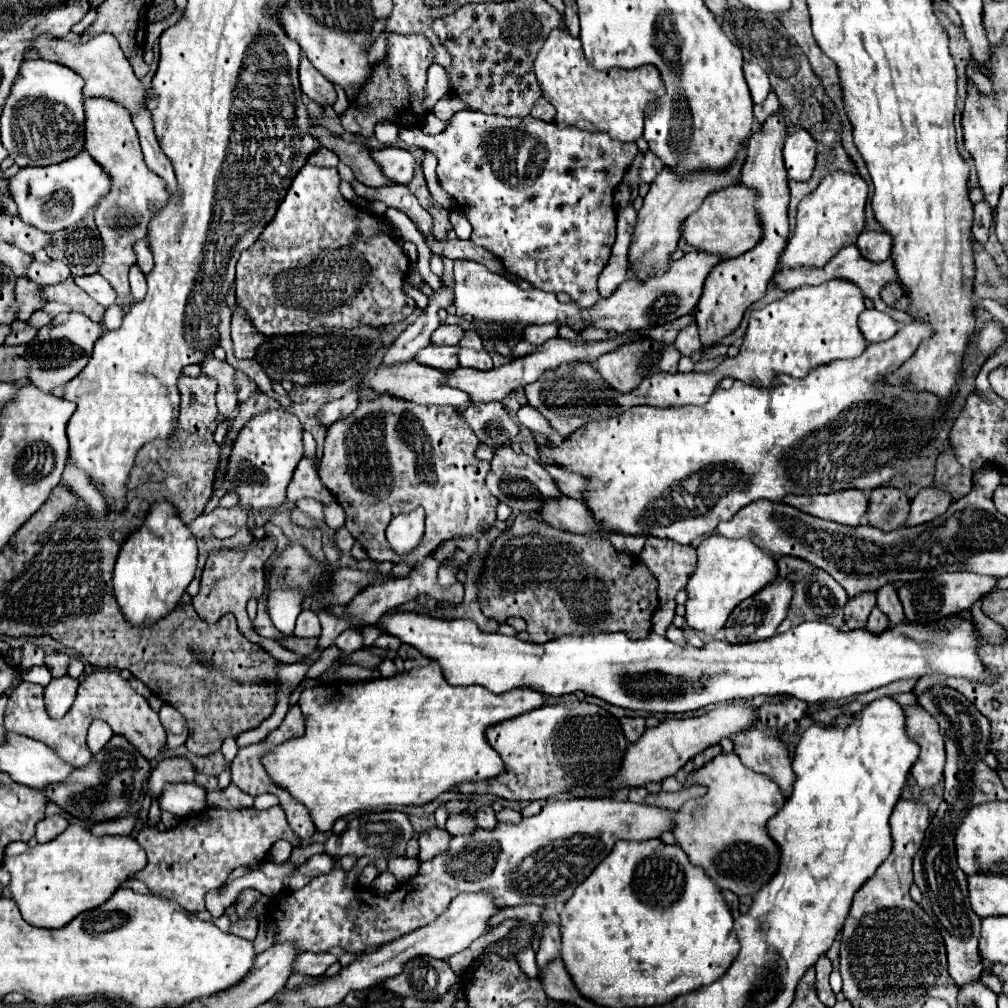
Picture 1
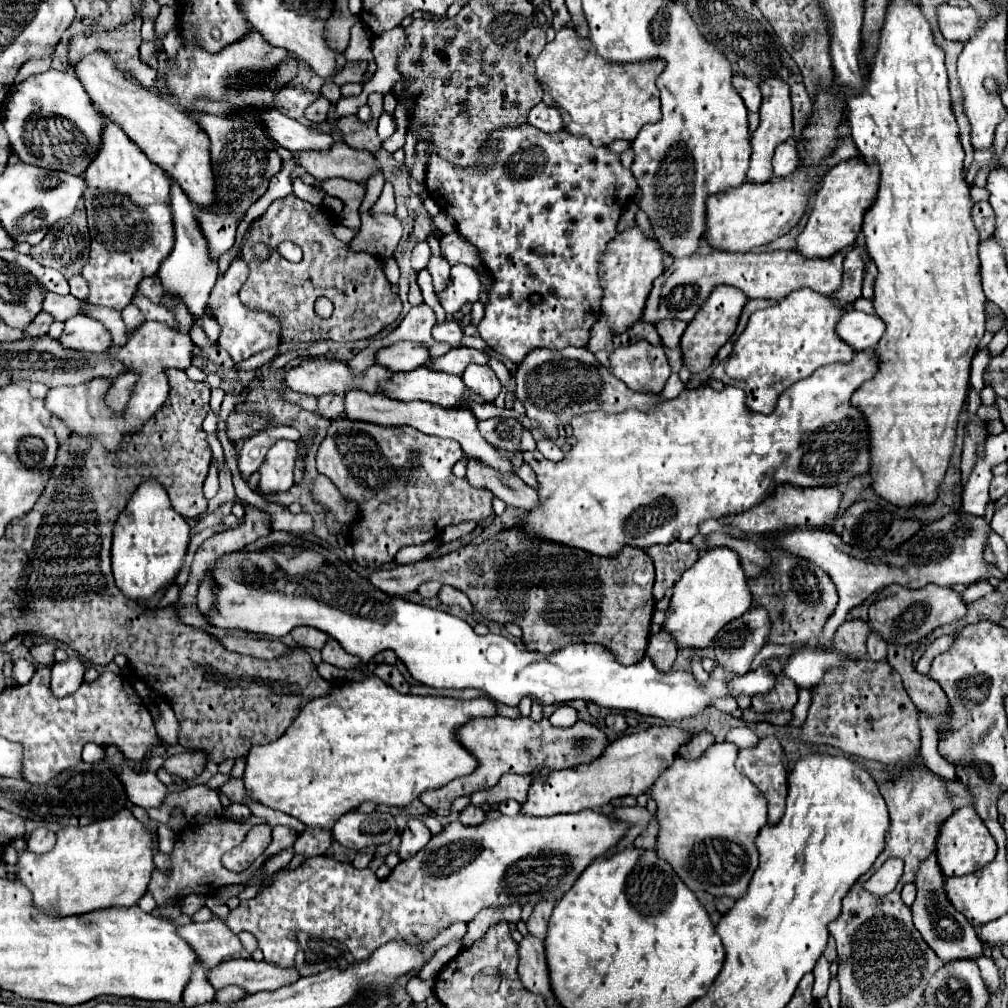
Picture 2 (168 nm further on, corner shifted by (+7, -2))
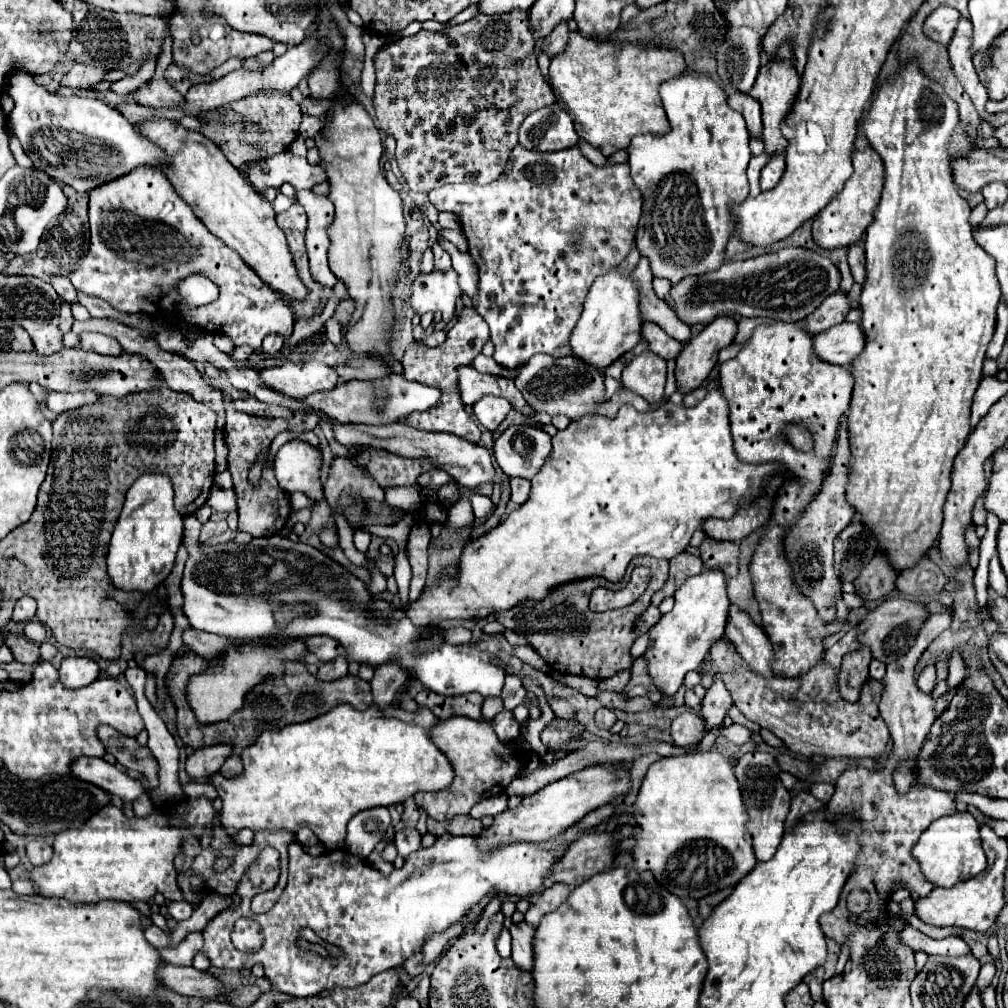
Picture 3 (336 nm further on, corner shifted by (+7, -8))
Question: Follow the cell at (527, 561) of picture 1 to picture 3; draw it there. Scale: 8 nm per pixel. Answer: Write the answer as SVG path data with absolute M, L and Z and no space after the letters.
M637 558L633 560L633 564L635 562L651 570L651 582L647 590L641 594L641 598L637 598L633 604L625 608L615 608L607 612L591 612L589 594L597 586L615 586L615 584L607 582L601 576L589 576L589 578L565 582L565 584L551 588L551 592L543 600L523 600L509 610L499 610L495 612L495 620L501 622L505 628L515 630L519 636L523 636L527 644L533 646L543 656L543 660L557 672L603 680L619 672L631 670L633 666L631 646L637 638L635 622L649 608L651 596L659 588L663 588L667 580L667 572L669 572L667 560Z

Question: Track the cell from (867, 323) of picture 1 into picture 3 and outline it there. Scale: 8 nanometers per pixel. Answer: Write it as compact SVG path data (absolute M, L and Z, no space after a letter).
M843 322L817 334L815 352L819 352L819 356L829 360L831 364L851 366L851 362L863 352L865 342L867 338L861 324Z

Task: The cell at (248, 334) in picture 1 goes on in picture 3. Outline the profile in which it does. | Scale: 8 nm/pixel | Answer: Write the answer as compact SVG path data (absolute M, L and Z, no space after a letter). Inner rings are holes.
M137 166L135 170L109 180L89 192L89 228L91 228L91 246L81 266L69 274L73 286L87 294L107 300L113 308L127 314L147 314L153 320L177 320L177 314L183 314L197 328L213 334L225 334L235 346L249 346L253 352L261 350L261 342L267 334L279 334L287 338L293 332L293 312L271 296L271 288L237 256L233 248L223 244L213 236L193 210L183 202L183 198L173 190L167 176L153 166ZM191 272L207 272L211 280L219 286L219 298L213 304L207 304L197 310L185 310L179 304L175 284L189 276Z

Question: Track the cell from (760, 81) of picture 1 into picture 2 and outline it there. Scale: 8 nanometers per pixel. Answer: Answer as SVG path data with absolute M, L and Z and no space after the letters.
M735 74L733 76L733 88L739 92L739 96L743 98L749 112L759 110L759 106L761 106L761 90L759 90L759 86L755 82L751 82L749 78L745 78L741 74Z

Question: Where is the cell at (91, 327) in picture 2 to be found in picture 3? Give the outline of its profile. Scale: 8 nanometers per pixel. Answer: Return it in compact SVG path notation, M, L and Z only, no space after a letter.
M83 332L81 336L81 348L97 354L109 354L109 356L119 356L123 354L123 348L119 348L119 342L111 336L99 334L99 332Z

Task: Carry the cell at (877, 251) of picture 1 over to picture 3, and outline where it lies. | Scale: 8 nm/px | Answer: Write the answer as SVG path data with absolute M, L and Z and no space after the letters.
M837 290L833 294L829 294L823 300L823 304L805 318L805 326L809 332L819 334L819 332L823 332L835 324L845 322L845 316L851 308L853 308L851 296L843 290Z

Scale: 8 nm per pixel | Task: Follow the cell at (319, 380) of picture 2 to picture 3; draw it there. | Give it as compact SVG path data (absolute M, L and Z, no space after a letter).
M315 360L285 362L281 366L263 368L261 378L269 388L293 398L307 398L315 392L329 392L339 382L335 368Z

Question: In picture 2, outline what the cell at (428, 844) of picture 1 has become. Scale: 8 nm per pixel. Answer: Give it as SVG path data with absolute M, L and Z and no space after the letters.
M411 818L401 834L401 844L397 848L397 854L405 860L411 858L415 852L419 852L427 842L431 840L431 832L419 818Z

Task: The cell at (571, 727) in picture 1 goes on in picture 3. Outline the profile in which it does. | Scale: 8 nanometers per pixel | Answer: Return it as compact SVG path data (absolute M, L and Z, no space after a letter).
M453 716L443 720L431 730L431 738L437 748L451 760L455 768L455 780L447 790L441 792L417 792L417 808L425 810L429 818L437 822L449 822L457 814L469 814L471 806L483 798L503 794L513 778L521 776L527 758L519 748L519 742L503 742L495 736L495 730L485 720L473 720L467 716Z

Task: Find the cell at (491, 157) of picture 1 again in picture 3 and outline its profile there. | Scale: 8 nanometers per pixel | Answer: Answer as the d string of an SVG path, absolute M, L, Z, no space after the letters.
M517 144L511 150L509 162L505 166L503 176L499 176L495 182L487 184L487 186L477 186L477 184L449 184L443 188L435 188L429 192L429 200L437 210L445 210L445 212L453 212L459 222L461 228L467 236L469 242L469 254L475 260L477 268L479 268L479 294L475 300L475 310L483 316L483 320L489 324L491 330L491 342L495 344L495 362L505 366L505 368L519 368L523 366L533 354L543 352L549 356L567 356L571 354L571 332L581 316L583 310L583 300L591 288L591 280L595 280L595 272L599 272L599 268L607 268L607 264L619 264L625 260L625 256L631 252L631 248L635 246L635 232L633 228L639 222L641 216L641 196L639 190L635 188L631 176L629 176L629 168L627 164L607 164L607 166L593 166L577 146L567 148L567 150L559 150L559 152L533 152L523 148L521 144Z

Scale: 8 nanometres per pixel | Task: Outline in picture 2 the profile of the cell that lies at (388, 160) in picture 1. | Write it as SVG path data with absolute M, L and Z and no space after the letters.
M335 142L331 150L303 150L293 152L295 166L305 168L313 178L327 180L327 178L345 178L359 184L365 184L375 170L381 170L375 156L349 148L345 142Z

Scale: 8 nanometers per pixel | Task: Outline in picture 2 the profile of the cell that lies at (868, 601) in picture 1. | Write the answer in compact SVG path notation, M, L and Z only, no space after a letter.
M851 620L839 626L835 634L835 652L851 654L853 660L865 658L865 642L871 634L871 626L863 620Z

